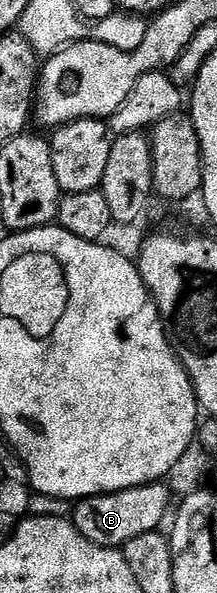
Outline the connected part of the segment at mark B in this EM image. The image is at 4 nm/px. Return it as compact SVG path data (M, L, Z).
M154 483L98 497L83 497L76 502L71 520L82 535L91 539L91 543L108 549L121 549L128 541L135 539L135 535L158 532L162 528L161 520L165 516L168 518L170 513L168 487L165 483Z

